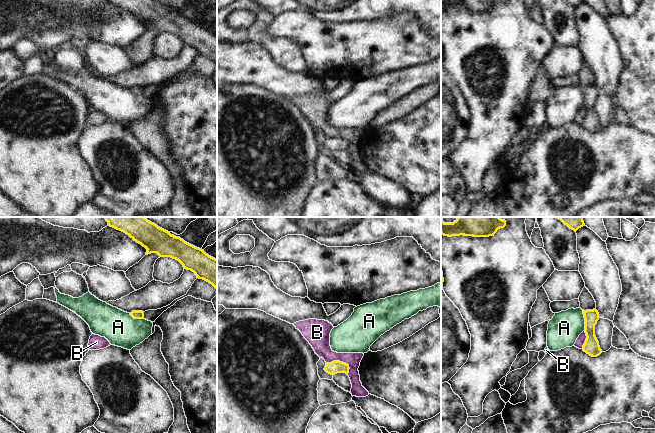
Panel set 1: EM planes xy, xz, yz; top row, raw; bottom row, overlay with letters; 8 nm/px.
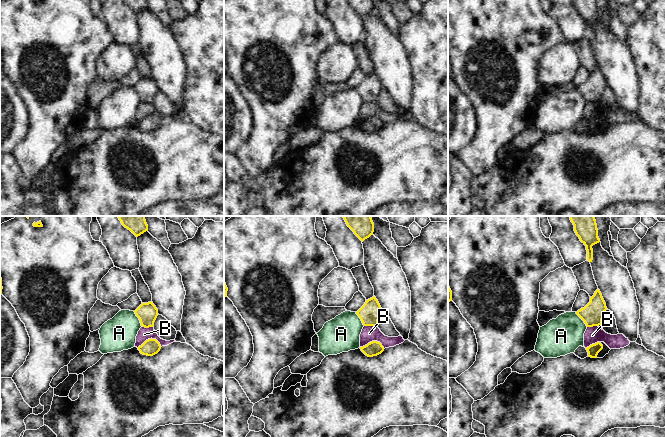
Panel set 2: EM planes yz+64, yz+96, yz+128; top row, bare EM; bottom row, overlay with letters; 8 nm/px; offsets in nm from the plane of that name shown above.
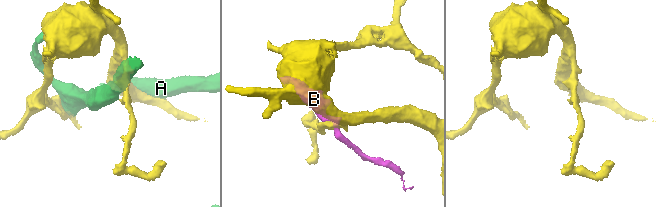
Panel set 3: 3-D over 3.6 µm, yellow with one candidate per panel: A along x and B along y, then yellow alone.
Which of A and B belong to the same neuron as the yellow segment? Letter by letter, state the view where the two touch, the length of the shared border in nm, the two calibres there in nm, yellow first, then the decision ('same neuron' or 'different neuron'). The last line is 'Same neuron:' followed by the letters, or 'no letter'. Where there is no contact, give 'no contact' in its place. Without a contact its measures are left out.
A: meets yellow in yz; contact 170 nm long; 130 nm thick on the yellow side, 260 nm on the other; different neuron
B: meets yellow in xz; contact 200 nm long; 100 nm thick on the yellow side, 160 nm on the other; different neuron
Same neuron: no letter

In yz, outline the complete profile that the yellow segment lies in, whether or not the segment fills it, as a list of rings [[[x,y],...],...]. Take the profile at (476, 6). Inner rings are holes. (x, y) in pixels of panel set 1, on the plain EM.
[[[441,0],[441,10],[444,12],[494,12],[498,5],[504,4],[506,0]]]

